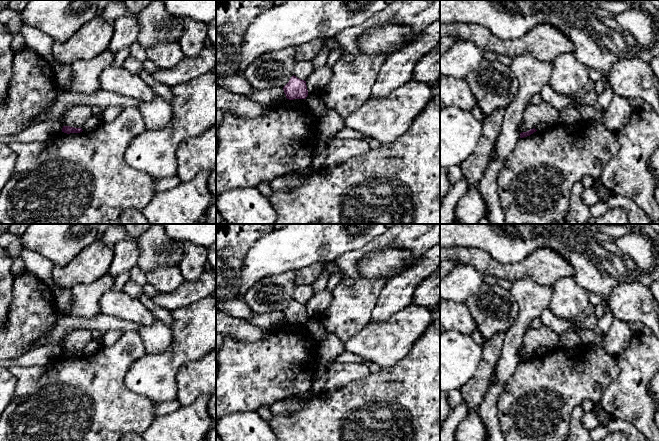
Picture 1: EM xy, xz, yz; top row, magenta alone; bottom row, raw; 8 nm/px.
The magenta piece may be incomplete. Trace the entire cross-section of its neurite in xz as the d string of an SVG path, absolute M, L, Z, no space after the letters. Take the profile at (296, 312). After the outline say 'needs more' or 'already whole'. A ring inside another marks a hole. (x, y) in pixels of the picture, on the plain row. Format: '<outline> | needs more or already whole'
M292 300L289 306L283 311L286 322L289 324L294 323L306 323L308 320L308 314L306 305Z | already whole

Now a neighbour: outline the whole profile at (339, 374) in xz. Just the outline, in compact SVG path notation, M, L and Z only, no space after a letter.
M334 362L326 373L328 378L324 391L331 391L367 376L370 371L364 363Z

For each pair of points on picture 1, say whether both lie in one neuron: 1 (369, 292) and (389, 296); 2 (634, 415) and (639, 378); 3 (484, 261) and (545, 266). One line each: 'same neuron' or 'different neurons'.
1: different neurons
2: same neuron
3: same neuron

